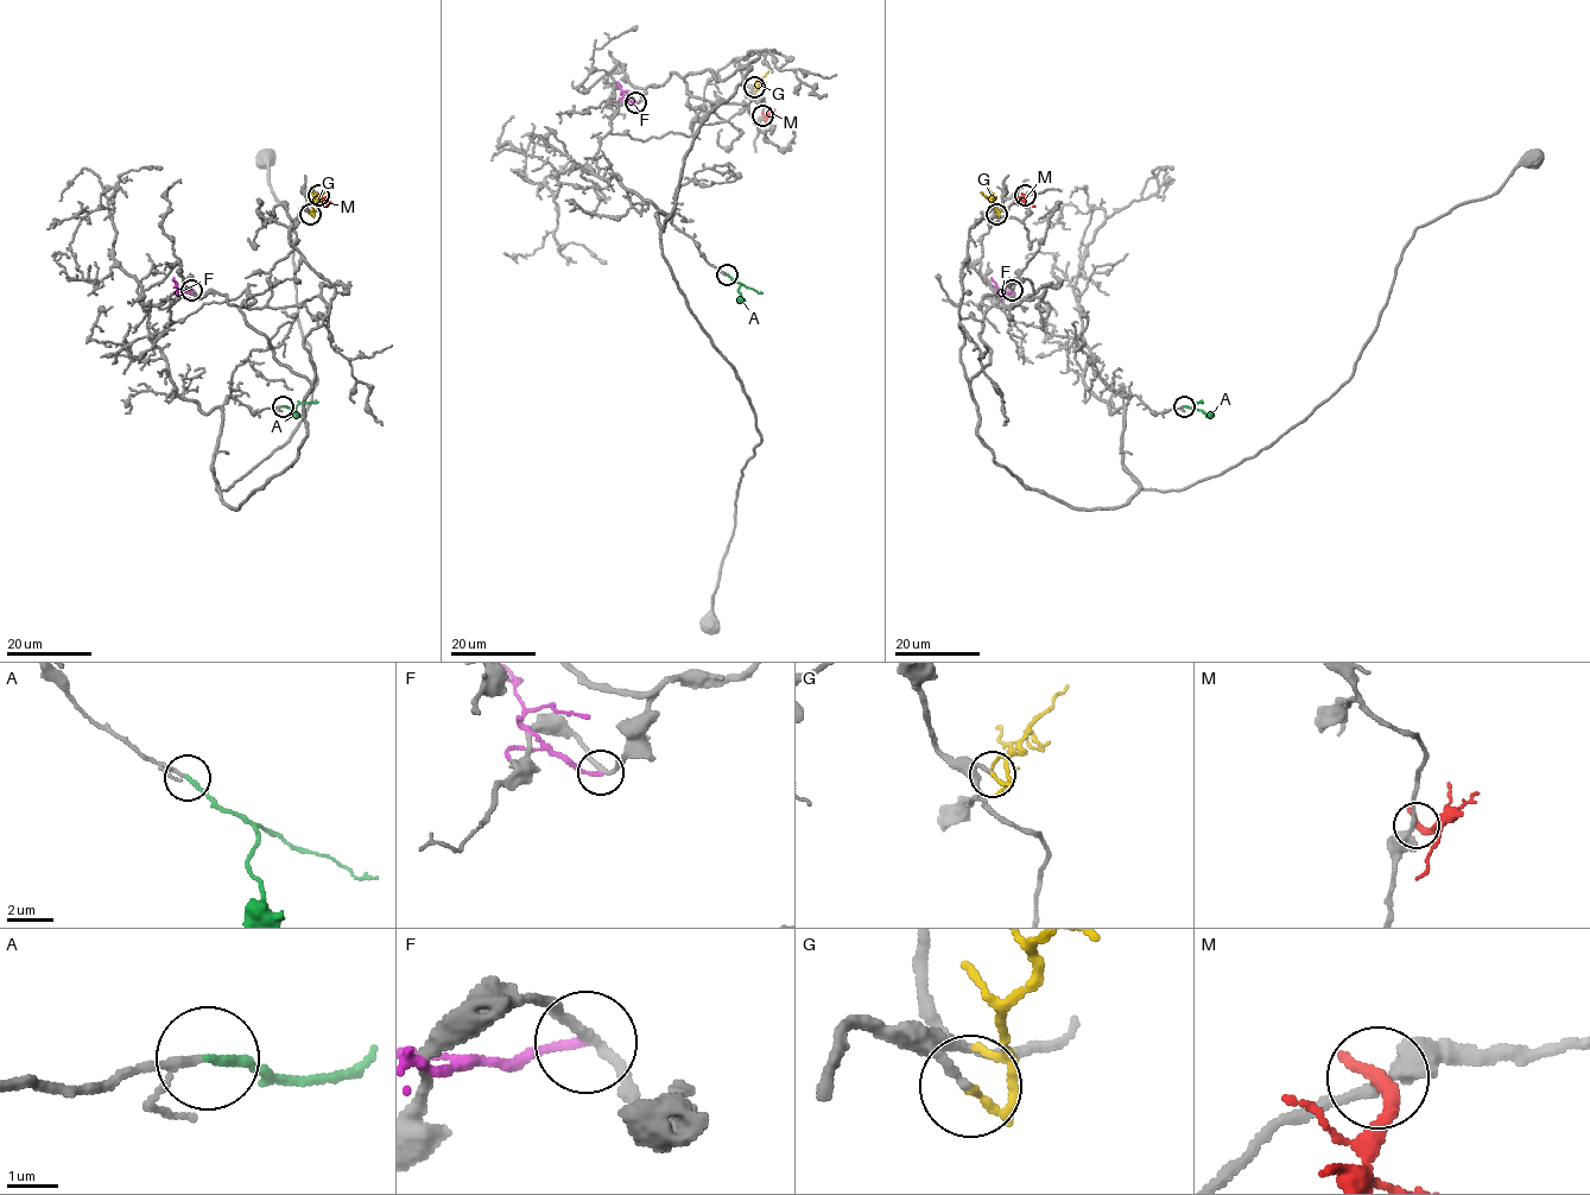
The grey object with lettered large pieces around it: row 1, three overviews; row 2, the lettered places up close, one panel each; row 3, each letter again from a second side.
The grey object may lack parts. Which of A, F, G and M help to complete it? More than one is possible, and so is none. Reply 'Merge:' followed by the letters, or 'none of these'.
Merge: A

